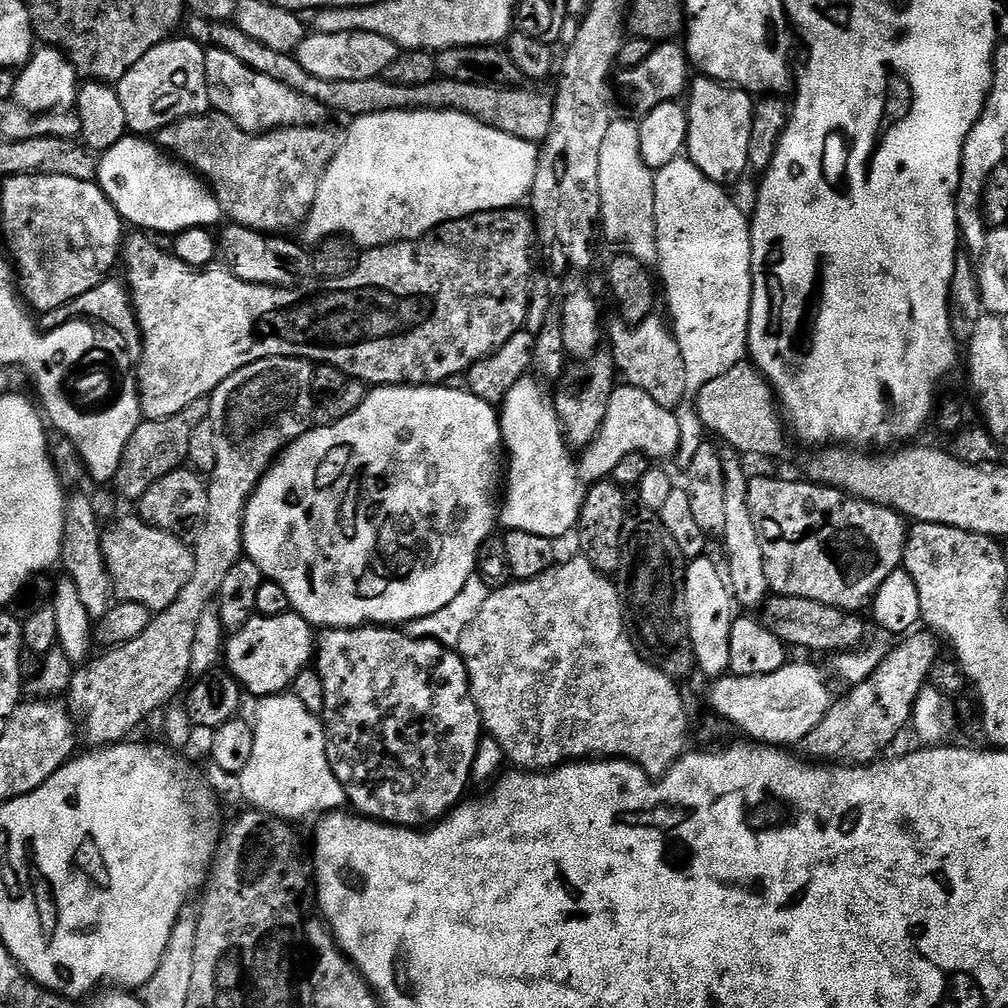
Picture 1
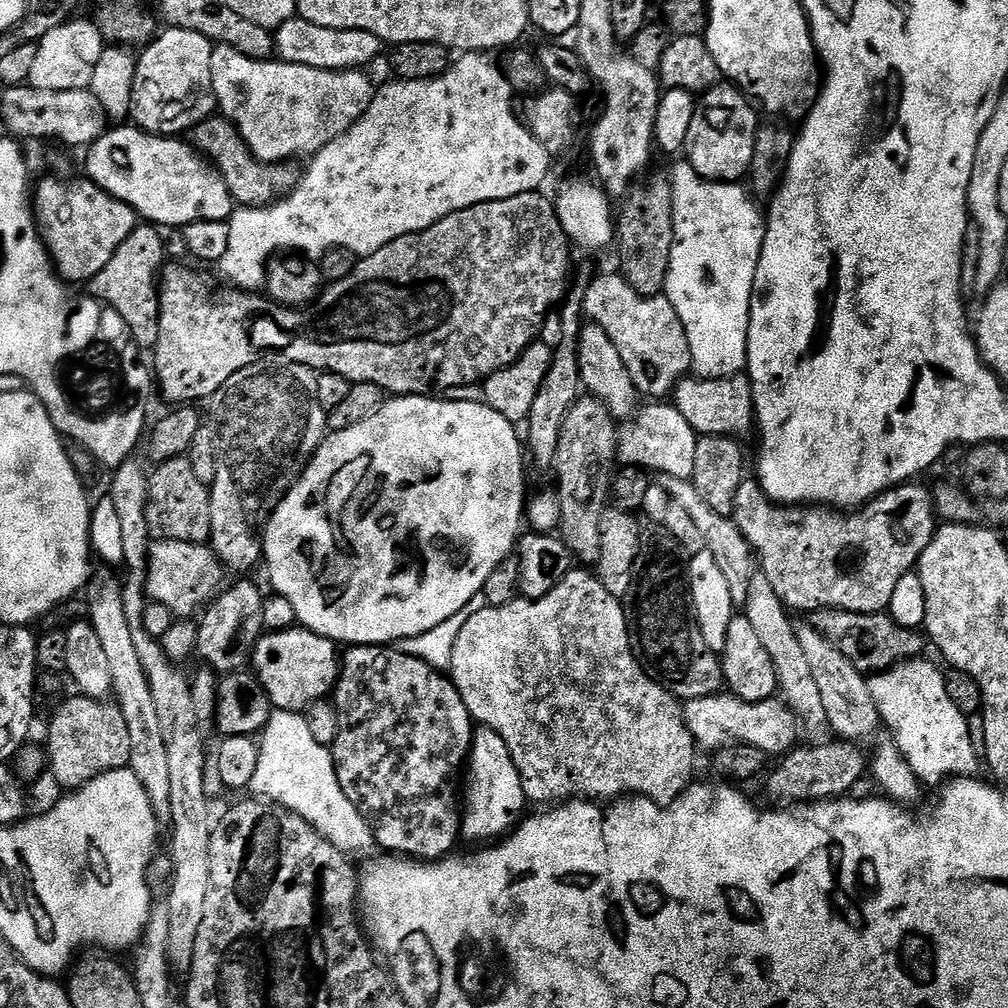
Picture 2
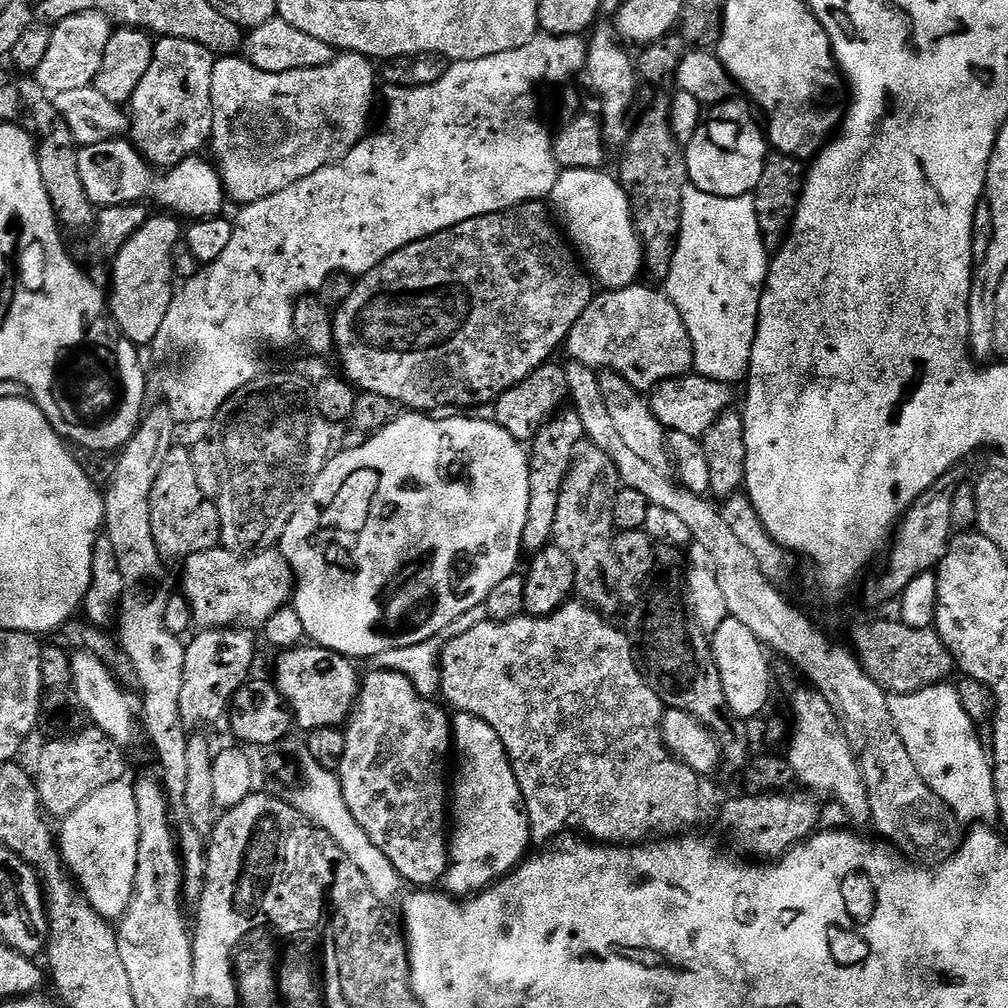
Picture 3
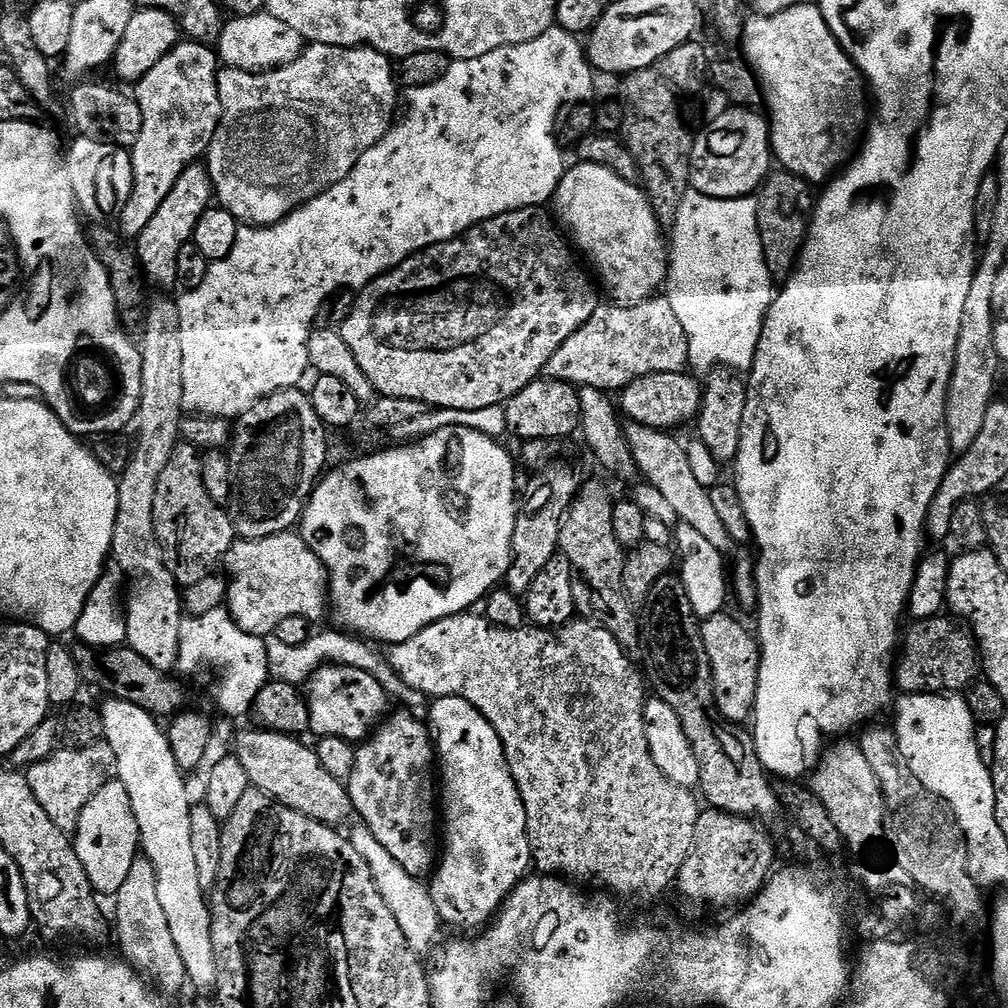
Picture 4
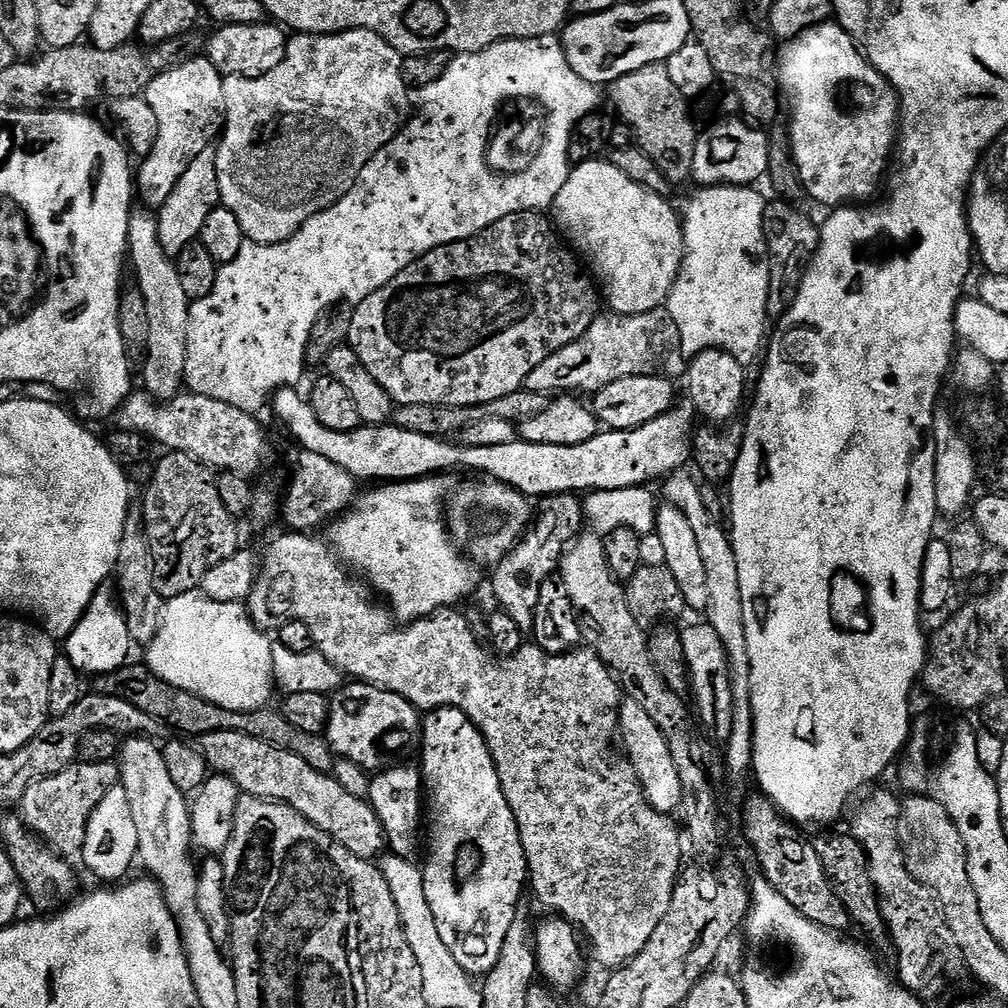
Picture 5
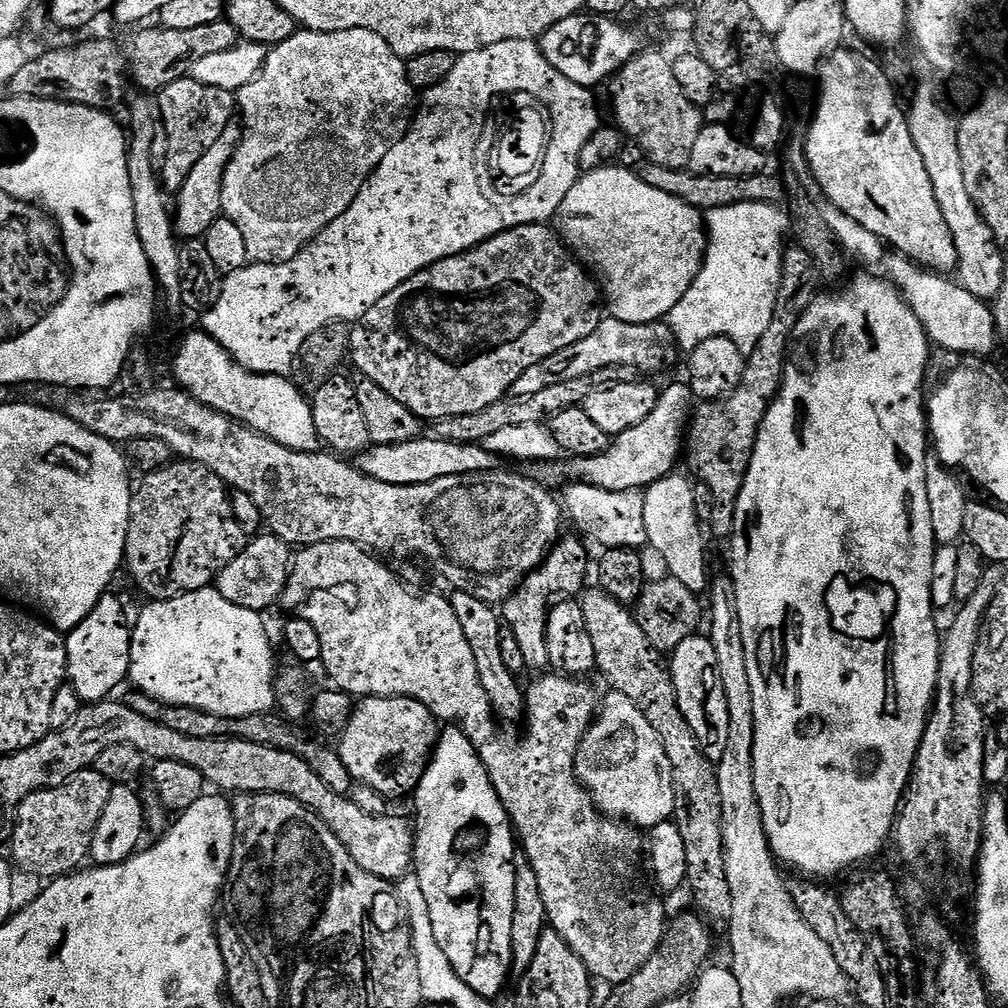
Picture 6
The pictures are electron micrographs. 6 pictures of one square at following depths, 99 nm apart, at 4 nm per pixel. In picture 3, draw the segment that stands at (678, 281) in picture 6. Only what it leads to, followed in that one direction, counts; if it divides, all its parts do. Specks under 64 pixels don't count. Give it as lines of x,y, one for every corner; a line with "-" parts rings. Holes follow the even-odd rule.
595,168
563,169
556,177
556,185
550,197
550,208
559,227
566,233
571,247
578,253
583,267
597,281
600,279
605,289
611,290
628,288
641,279
644,266
644,244
636,232
636,223
632,221
632,207
623,186
615,175
607,176
606,173
607,171

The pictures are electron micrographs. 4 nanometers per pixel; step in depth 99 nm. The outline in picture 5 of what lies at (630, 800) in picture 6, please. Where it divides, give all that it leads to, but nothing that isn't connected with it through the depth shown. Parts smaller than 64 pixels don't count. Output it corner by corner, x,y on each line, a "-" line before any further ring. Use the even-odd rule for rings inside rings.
625,699
620,706
619,743
624,743
623,755
632,764
636,777
644,788
644,797
655,812
672,814
679,809
684,795
682,782
678,780
678,766
674,766
674,758
670,758
670,746
666,746
666,738
662,738
662,730
654,726
654,718
638,706
638,702

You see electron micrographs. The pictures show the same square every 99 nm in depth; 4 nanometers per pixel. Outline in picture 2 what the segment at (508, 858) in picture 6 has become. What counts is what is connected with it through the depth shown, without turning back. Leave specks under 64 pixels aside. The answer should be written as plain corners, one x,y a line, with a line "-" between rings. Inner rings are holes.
477,727
472,738
472,751
468,753
466,761
466,783
462,788
460,830
463,839
480,840
476,842
499,841
520,823
526,812
524,804
526,797
522,790
522,778
514,766
506,742
502,742
494,730

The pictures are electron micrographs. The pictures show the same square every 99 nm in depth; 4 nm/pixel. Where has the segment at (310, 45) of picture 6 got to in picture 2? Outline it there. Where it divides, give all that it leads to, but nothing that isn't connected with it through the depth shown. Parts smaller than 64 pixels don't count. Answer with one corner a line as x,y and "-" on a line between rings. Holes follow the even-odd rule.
223,46
213,47
210,74
219,111
224,111
221,112
223,119
236,129
244,147
252,153
252,159
261,164
282,164
295,161
295,156
315,156
359,122
374,95
374,83
364,70
331,72
325,68
285,64
272,58
252,60
236,48

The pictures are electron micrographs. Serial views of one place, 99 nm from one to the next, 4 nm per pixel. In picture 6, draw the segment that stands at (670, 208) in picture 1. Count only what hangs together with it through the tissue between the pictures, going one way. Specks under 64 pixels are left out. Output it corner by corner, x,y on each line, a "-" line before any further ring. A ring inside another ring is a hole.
744,201
722,206
706,216
708,248
704,265
694,278
682,302
666,317
676,343
691,354
706,338
730,338
740,351
755,350
772,321
780,283
784,277
786,247
784,235
790,232
790,217
783,207
762,201

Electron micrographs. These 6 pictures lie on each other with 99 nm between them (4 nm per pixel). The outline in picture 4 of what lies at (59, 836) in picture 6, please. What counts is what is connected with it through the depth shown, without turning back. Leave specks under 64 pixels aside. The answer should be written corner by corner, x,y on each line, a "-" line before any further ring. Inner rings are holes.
97,742
82,750
68,750
61,747
38,764
33,764
26,772
28,785
38,800
38,806
46,810
50,822
60,832
75,833
80,821
80,811
88,805
90,798
102,790
116,776
114,750
107,742

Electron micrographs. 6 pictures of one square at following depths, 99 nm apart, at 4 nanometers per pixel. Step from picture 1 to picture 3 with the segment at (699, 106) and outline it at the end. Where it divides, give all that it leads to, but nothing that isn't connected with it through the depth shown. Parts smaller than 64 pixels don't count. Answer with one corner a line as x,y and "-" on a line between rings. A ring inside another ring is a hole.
720,102
707,109
701,119
694,138
684,148
684,161
688,167
688,178
691,187
715,196
746,196
755,193
758,178
762,178
762,166
768,161
770,145
761,121
752,117
753,109
747,103
732,104

